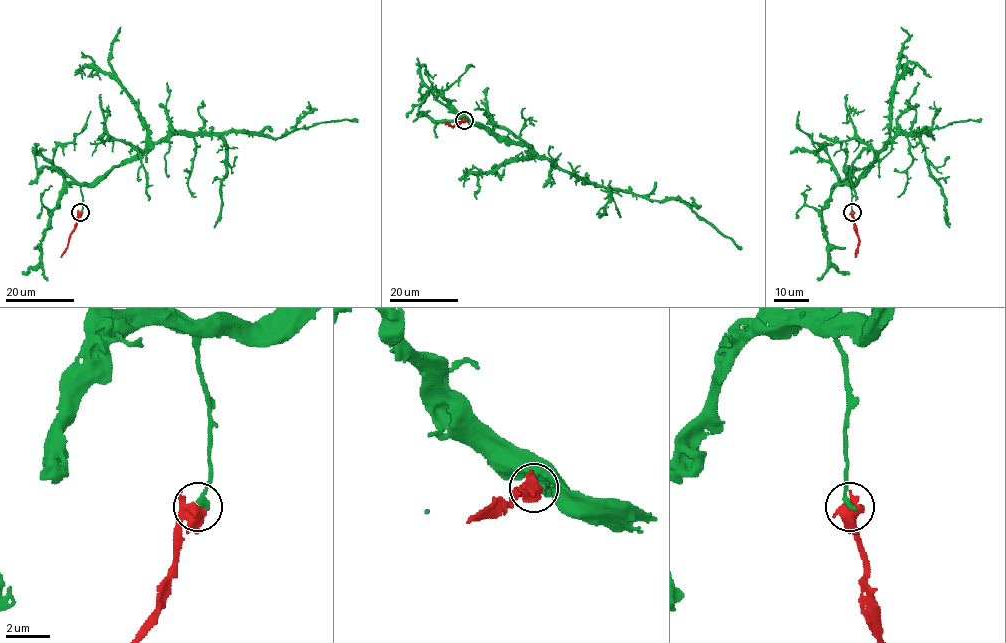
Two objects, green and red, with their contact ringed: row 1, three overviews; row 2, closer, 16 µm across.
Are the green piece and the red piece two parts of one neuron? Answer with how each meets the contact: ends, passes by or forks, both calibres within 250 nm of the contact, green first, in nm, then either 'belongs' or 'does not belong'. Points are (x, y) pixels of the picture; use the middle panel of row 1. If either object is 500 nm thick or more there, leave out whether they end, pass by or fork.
240 nm thick on the green side, 500 nm on the other; does not belong

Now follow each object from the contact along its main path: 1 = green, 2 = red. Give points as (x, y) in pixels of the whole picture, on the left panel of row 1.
1: (81, 212), (82, 186), (95, 186), (114, 167), (173, 135), (260, 132), (282, 137), (324, 122), (358, 119)
2: (81, 212), (61, 257)

